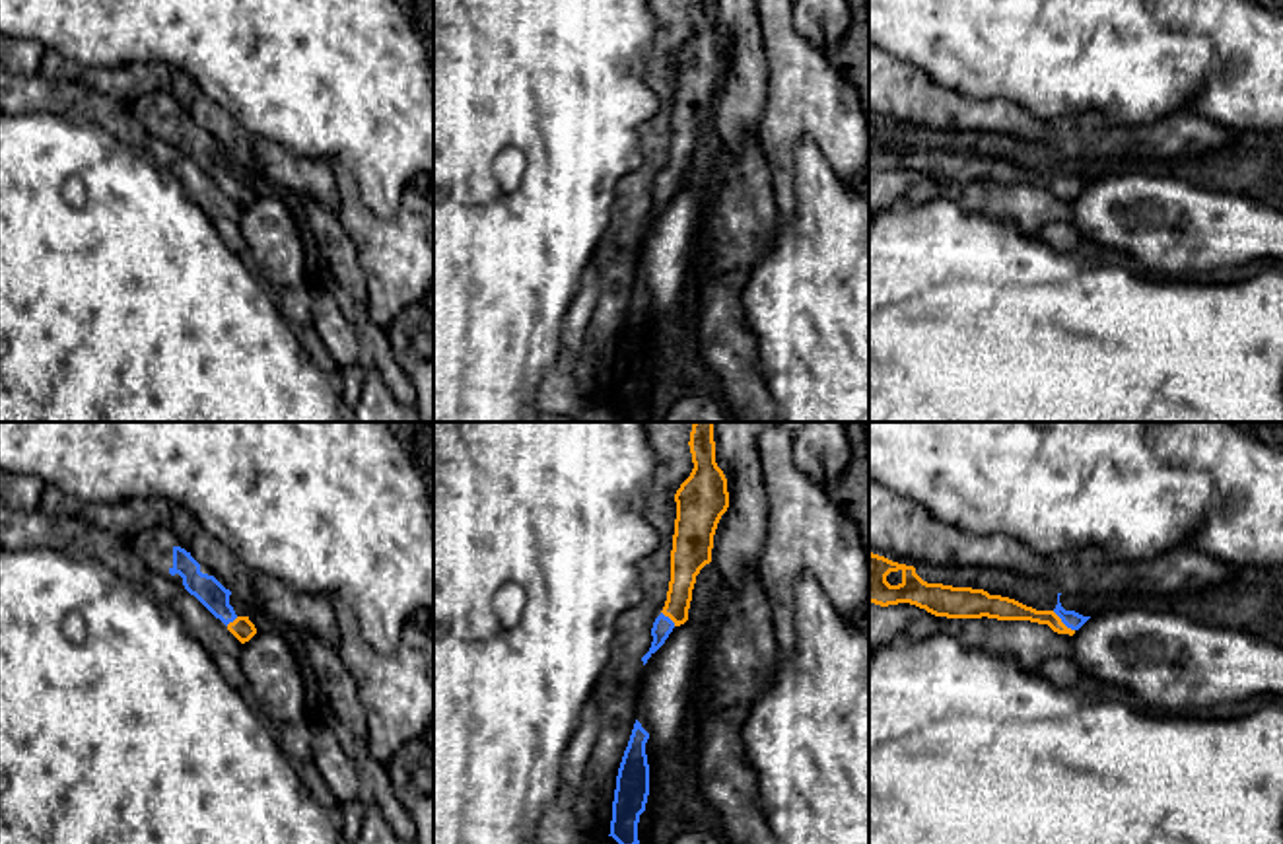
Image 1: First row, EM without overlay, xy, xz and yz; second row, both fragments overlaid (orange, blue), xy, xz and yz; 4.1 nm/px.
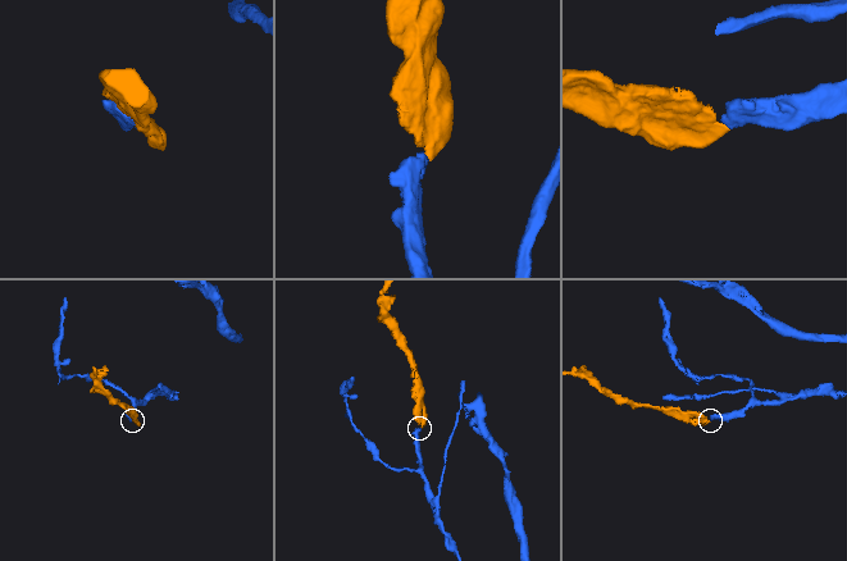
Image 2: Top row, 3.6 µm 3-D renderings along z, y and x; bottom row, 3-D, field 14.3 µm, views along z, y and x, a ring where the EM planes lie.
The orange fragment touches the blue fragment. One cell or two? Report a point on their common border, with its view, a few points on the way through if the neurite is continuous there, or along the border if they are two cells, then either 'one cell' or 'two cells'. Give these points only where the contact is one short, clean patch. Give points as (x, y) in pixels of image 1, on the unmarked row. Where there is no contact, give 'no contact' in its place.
contact yz (1062, 187); way yz (1004, 174), (1052, 181), (1062, 187), (1072, 183); one cell

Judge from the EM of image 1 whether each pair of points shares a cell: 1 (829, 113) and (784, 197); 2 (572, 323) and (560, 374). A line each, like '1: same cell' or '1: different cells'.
1: same cell
2: same cell

